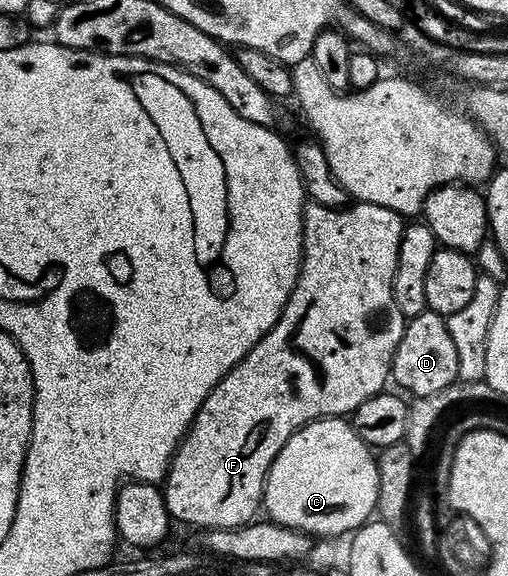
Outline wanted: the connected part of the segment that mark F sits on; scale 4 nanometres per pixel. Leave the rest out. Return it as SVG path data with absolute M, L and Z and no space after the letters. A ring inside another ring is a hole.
M312 201L305 203L302 211L302 267L298 270L298 279L288 296L285 308L282 309L278 323L222 377L216 388L212 388L212 392L196 412L190 429L182 435L182 441L174 451L173 458L170 459L170 471L164 479L164 493L166 507L175 523L187 522L188 525L198 526L197 528L202 530L231 530L237 526L250 525L255 521L257 514L254 513L262 506L262 493L266 487L270 465L276 460L280 448L284 448L287 440L300 427L307 426L310 422L321 418L350 416L364 400L383 392L387 385L385 382L388 382L392 374L394 353L400 344L400 336L404 336L404 328L408 321L400 312L400 308L396 308L396 300L392 296L392 280L396 276L396 260L403 229L403 215L380 204L355 201L353 204L340 206L337 210L330 210L324 204Z

